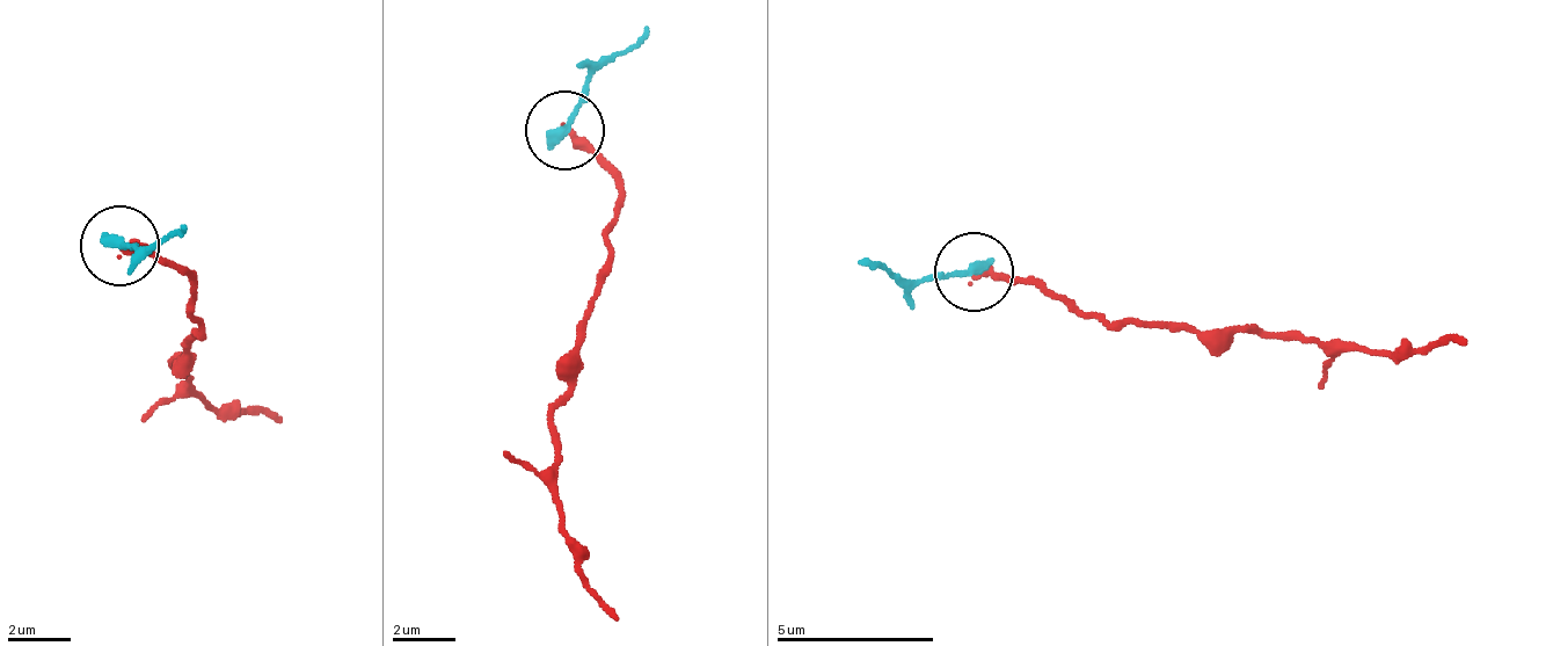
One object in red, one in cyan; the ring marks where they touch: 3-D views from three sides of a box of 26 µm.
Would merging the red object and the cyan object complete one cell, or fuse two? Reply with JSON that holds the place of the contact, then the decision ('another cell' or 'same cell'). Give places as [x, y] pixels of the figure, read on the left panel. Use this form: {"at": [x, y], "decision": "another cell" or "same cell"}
{"at": [119, 246], "decision": "another cell"}

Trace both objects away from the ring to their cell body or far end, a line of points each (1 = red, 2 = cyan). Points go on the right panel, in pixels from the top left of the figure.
1: (976, 274), (993, 268), (1115, 325), (1263, 335), (1393, 353), (1468, 341)
2: (976, 274), (925, 280), (860, 263)

